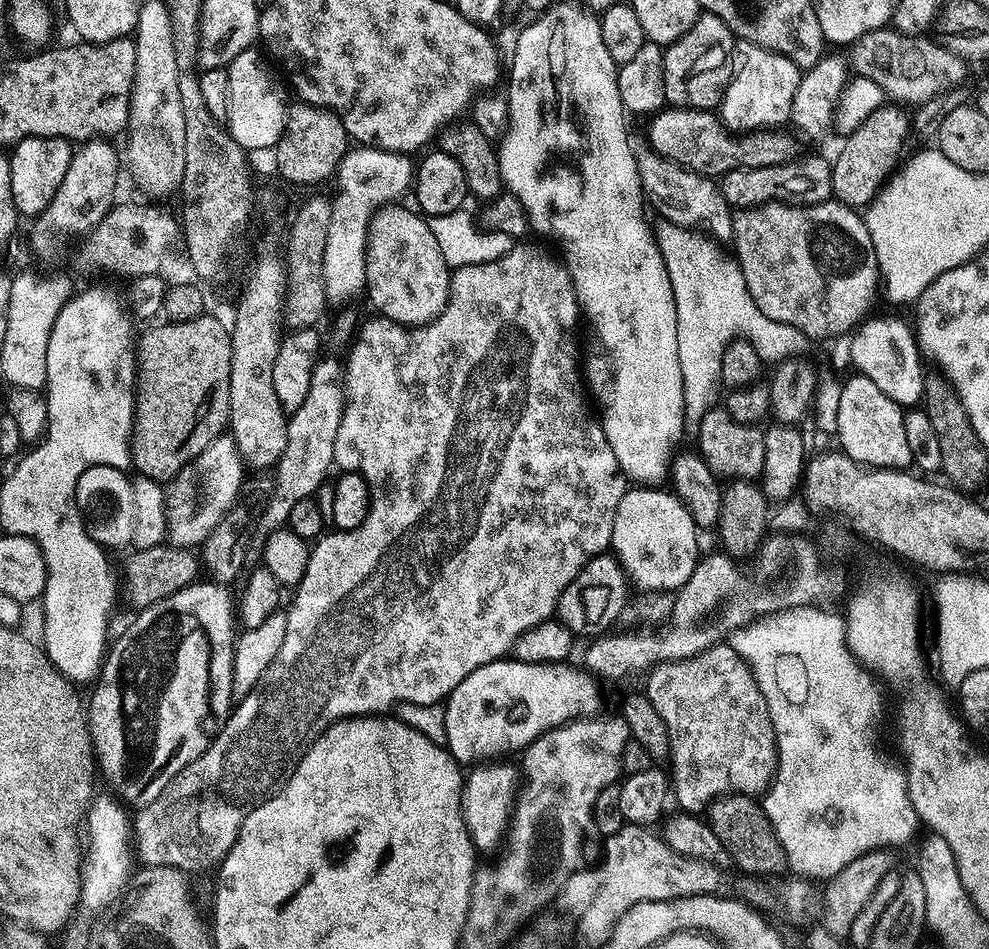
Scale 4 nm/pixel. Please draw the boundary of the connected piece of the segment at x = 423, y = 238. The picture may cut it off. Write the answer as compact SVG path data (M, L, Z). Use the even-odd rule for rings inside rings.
M400 206L381 208L368 227L366 295L375 311L395 324L429 324L448 305L450 267L438 250L428 220L411 207L396 207Z

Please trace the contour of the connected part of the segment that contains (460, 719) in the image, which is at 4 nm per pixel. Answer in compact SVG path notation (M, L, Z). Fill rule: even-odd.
M515 658L495 660L462 678L458 686L449 694L444 704L446 714L446 745L448 753L462 766L472 766L477 762L488 762L499 752L516 752L533 744L544 732L567 724L569 720L579 720L589 715L588 696L596 692L596 683L579 667L571 668L571 663L531 664Z

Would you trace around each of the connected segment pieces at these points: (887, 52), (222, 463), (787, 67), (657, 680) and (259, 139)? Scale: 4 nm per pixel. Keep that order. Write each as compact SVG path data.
M891 26L876 28L858 38L851 45L850 66L856 76L878 82L889 101L904 106L917 106L929 102L938 95L959 89L964 83L969 65L961 56L956 56L935 39L923 36L907 36Z
M222 434L198 454L167 485L164 493L166 520L171 543L177 548L195 549L203 545L206 538L219 527L229 515L232 503L240 496L244 484L246 465L240 456L238 446L230 434Z
M736 40L732 79L718 105L720 123L733 134L776 130L787 125L792 114L794 90L798 90L801 75L802 69L785 56L745 40Z
M721 642L688 660L674 660L658 664L647 673L646 694L654 702L654 710L662 714L668 727L670 749L670 788L674 800L688 814L705 811L718 796L759 797L768 791L776 774L776 731L766 706L766 698L757 686L748 663L733 650L731 643Z
M251 51L243 52L235 62L226 127L229 134L238 142L238 146L246 150L253 150L252 148L272 150L284 133L284 121L288 118L286 99L284 100L283 94L280 93L275 78L268 73L269 61L263 55L260 55L261 57L252 55Z

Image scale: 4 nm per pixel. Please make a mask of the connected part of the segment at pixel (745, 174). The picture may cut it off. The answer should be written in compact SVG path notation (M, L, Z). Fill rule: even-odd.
M808 156L789 160L778 166L761 168L735 168L719 177L718 187L721 194L733 209L758 208L761 204L787 204L789 206L807 206L820 204L823 200L833 199L832 165L820 156Z

